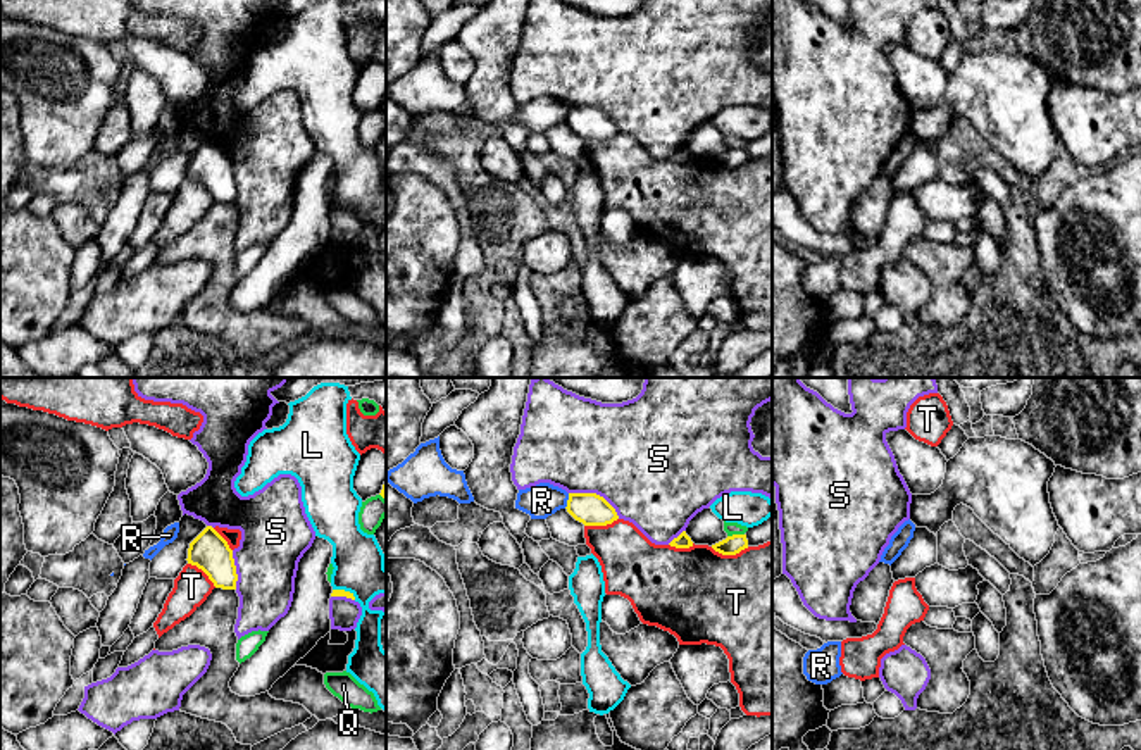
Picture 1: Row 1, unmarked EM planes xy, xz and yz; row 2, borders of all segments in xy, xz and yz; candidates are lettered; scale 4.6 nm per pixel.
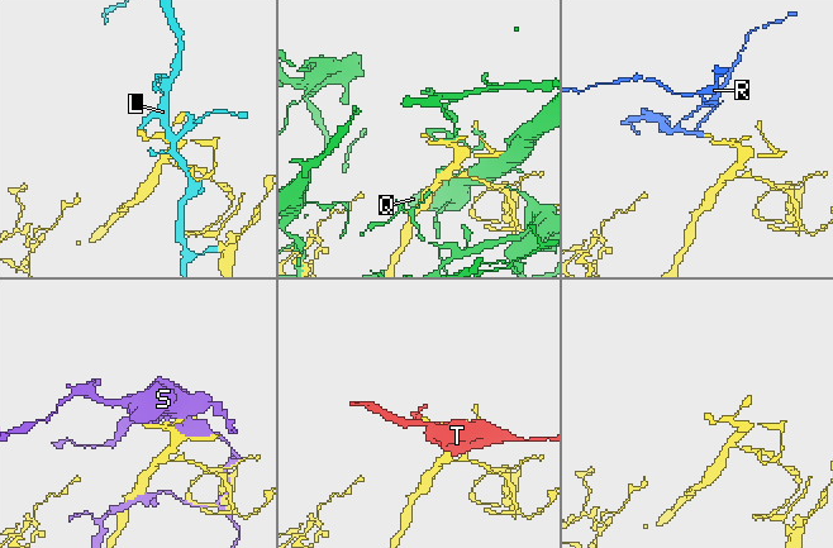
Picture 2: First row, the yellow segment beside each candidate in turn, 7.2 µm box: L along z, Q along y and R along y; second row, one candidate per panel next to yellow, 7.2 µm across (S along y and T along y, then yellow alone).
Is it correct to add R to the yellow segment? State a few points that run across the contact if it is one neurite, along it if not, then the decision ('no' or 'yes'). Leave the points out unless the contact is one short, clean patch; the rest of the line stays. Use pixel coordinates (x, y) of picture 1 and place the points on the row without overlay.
line xz (569, 107), (564, 121); no

